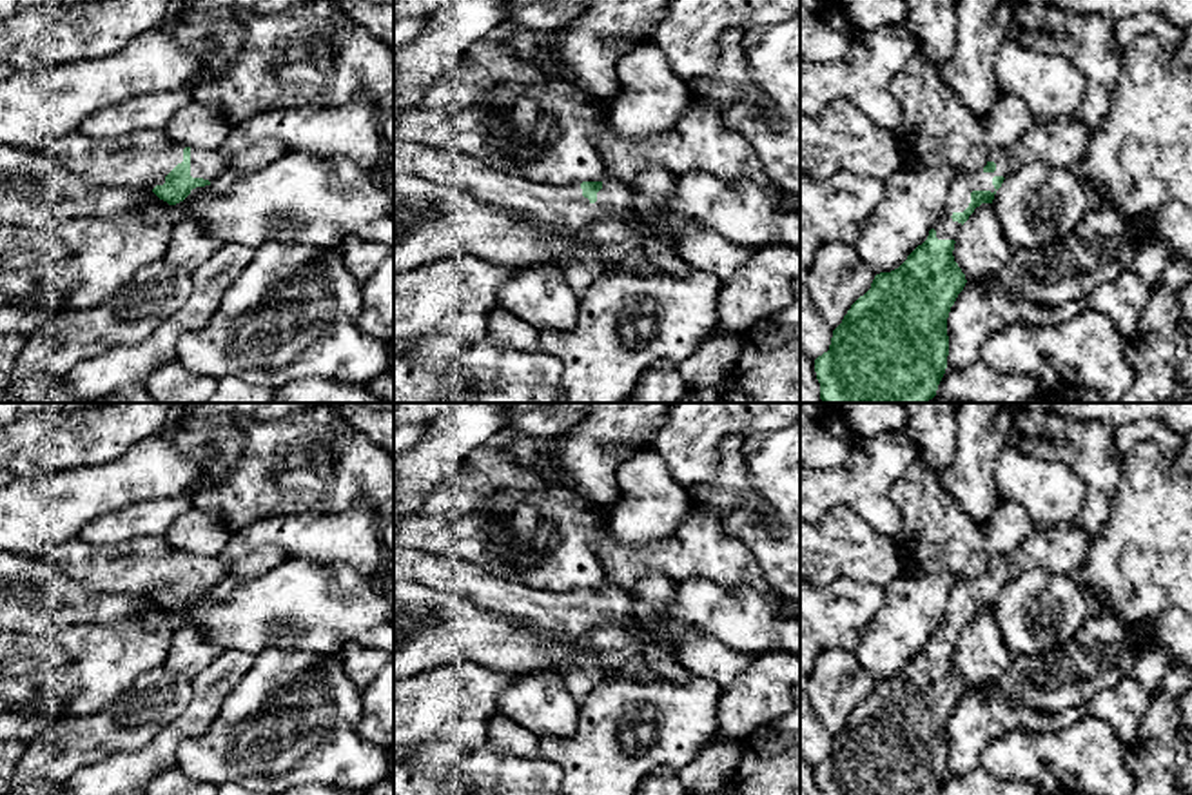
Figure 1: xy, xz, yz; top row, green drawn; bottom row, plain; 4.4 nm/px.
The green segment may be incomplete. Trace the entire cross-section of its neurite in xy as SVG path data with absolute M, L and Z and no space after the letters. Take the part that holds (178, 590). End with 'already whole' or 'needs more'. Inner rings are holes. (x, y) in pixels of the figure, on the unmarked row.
M165 535L132 537L120 545L74 537L51 557L65 575L94 592L147 595L169 612L183 608L196 594L210 592L230 568L223 555L183 554Z; needs more

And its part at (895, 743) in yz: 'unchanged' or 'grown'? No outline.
grown

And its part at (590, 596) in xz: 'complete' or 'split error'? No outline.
split error

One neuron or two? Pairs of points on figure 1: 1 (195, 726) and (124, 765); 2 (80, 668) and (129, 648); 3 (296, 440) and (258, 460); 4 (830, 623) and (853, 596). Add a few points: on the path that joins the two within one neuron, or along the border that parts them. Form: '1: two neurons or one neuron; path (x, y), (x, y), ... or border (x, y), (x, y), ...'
1: one neuron; path (176, 734), (142, 765)
2: one neuron; path (93, 665), (117, 654)
3: one neuron; path (287, 449), (276, 460), (267, 460)
4: one neuron; path (837, 616), (850, 603)

